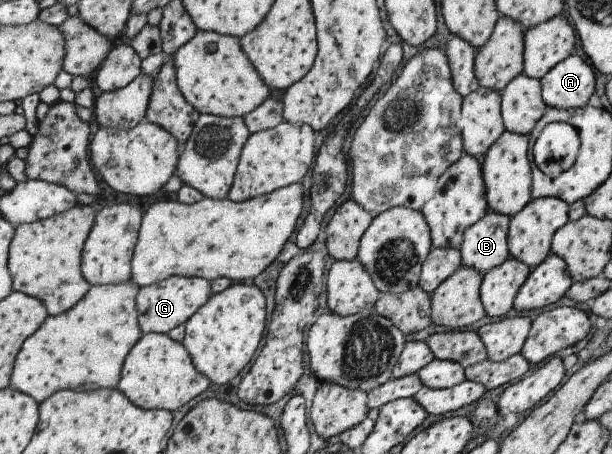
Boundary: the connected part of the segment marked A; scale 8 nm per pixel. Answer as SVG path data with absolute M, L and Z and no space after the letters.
M572 54L541 79L542 98L551 108L577 109L586 106L595 93L593 67L584 55Z

